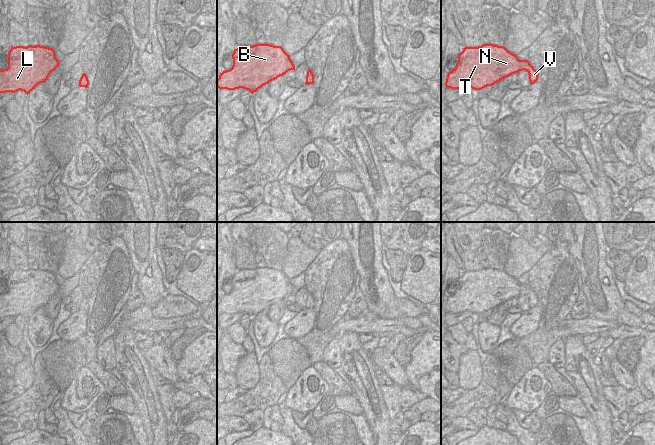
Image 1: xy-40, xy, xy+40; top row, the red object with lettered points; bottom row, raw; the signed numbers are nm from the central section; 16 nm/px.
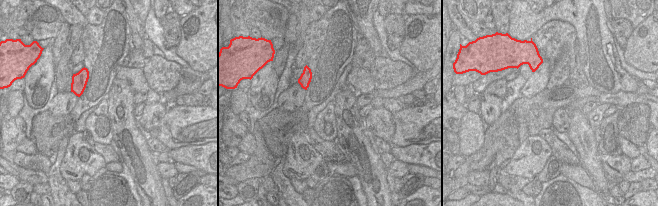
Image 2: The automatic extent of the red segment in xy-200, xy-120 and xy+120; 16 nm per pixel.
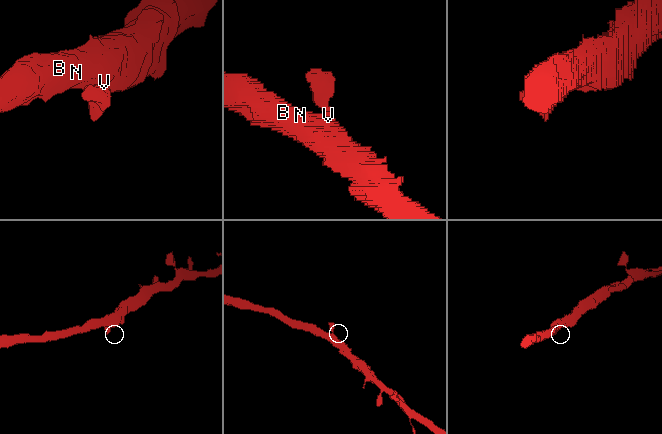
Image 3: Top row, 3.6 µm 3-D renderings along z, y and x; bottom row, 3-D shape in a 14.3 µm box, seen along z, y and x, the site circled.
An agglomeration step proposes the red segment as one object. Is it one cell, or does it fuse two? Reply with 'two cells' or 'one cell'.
one cell

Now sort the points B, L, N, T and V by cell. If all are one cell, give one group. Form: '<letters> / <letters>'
B L N T V

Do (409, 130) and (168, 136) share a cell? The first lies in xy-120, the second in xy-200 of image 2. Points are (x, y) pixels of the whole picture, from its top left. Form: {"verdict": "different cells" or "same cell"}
{"verdict": "same cell"}

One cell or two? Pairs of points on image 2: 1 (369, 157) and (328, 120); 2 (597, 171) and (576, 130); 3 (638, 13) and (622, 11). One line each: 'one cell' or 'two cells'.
1: two cells
2: one cell
3: one cell

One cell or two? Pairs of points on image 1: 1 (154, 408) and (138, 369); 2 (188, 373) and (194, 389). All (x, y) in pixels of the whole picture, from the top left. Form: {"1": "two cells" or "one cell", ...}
{"1": "one cell", "2": "two cells"}

